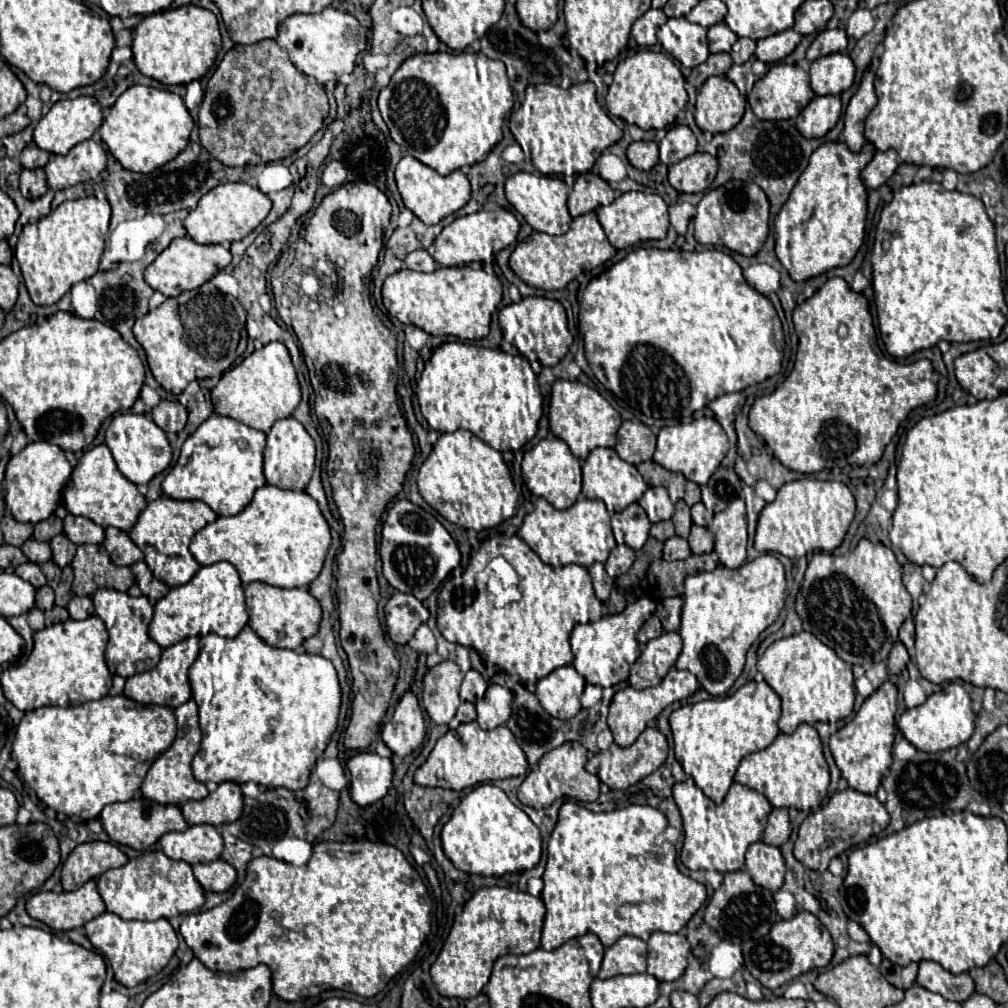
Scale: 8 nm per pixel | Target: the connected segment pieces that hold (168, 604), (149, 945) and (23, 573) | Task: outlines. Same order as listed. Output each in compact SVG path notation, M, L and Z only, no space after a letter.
M216 562L212 566L202 566L188 584L172 588L154 606L154 618L148 626L148 636L160 648L168 648L184 638L206 636L210 632L222 638L234 638L246 626L246 622L248 612L238 572L230 562Z
M104 912L96 918L92 918L90 922L86 922L84 930L86 930L88 940L96 948L96 952L100 952L110 962L110 966L114 970L114 978L126 988L138 986L140 982L158 974L170 962L170 958L174 956L174 952L178 948L176 932L170 926L170 922L164 918L154 920L154 922L122 920L120 916L116 916L112 912Z
M32 562L20 564L20 566L14 570L14 574L16 574L16 576L20 576L22 580L30 582L34 588L42 588L42 586L46 584L46 578L44 578L44 574L42 574L40 566L36 566L36 564L32 564Z

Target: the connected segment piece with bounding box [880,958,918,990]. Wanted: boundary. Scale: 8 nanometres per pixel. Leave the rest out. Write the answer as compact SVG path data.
M886 958L882 960L880 964L880 972L884 974L884 978L894 984L896 988L900 990L906 990L910 988L914 982L916 982L916 974L918 974L918 964L910 964L906 968L898 968L898 966L892 966L892 962L888 962Z

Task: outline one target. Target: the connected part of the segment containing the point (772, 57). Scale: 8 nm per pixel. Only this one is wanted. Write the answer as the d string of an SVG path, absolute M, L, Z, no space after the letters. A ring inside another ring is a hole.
M792 28L780 32L780 34L762 38L762 40L758 40L756 58L766 64L780 62L800 44L800 40L802 40L802 34L796 34Z

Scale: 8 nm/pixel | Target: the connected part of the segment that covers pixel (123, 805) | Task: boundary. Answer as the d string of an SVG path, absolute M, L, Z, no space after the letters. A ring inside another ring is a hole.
M134 798L130 802L120 802L120 804L108 804L100 812L100 822L104 832L114 842L122 846L130 846L138 852L154 846L160 840L160 836L164 836L166 832L184 832L188 828L178 806L162 806L158 802L148 802L144 798Z

